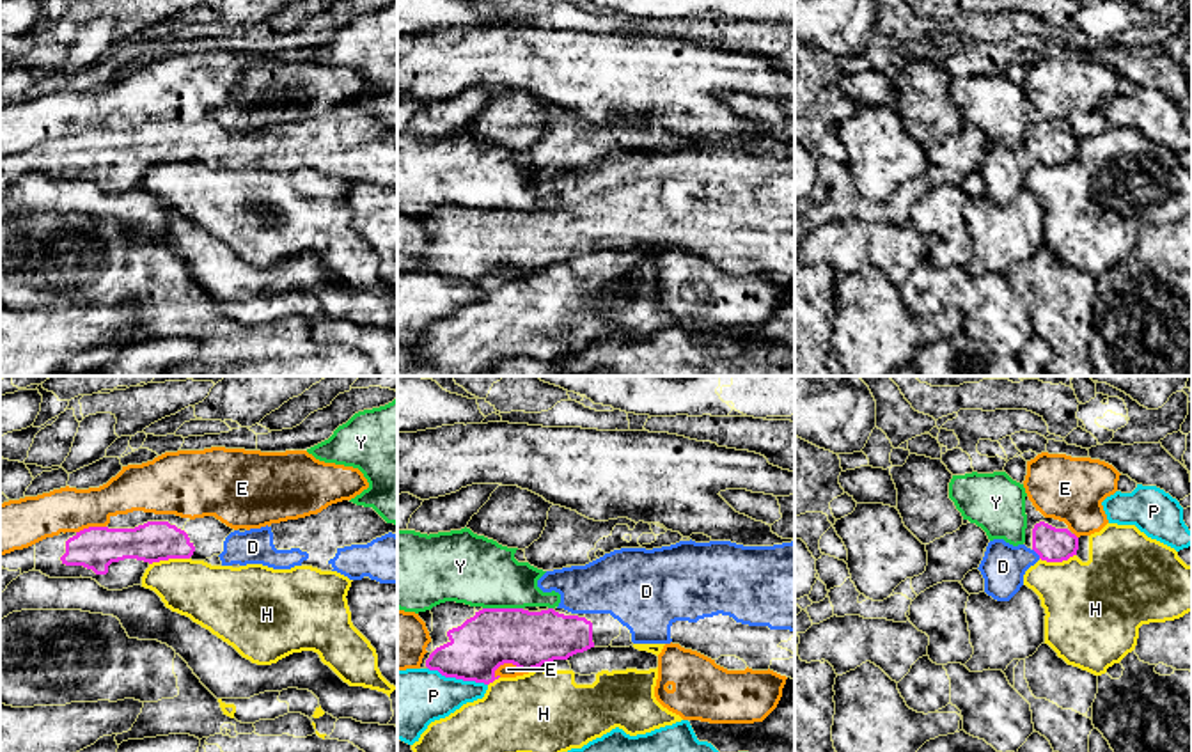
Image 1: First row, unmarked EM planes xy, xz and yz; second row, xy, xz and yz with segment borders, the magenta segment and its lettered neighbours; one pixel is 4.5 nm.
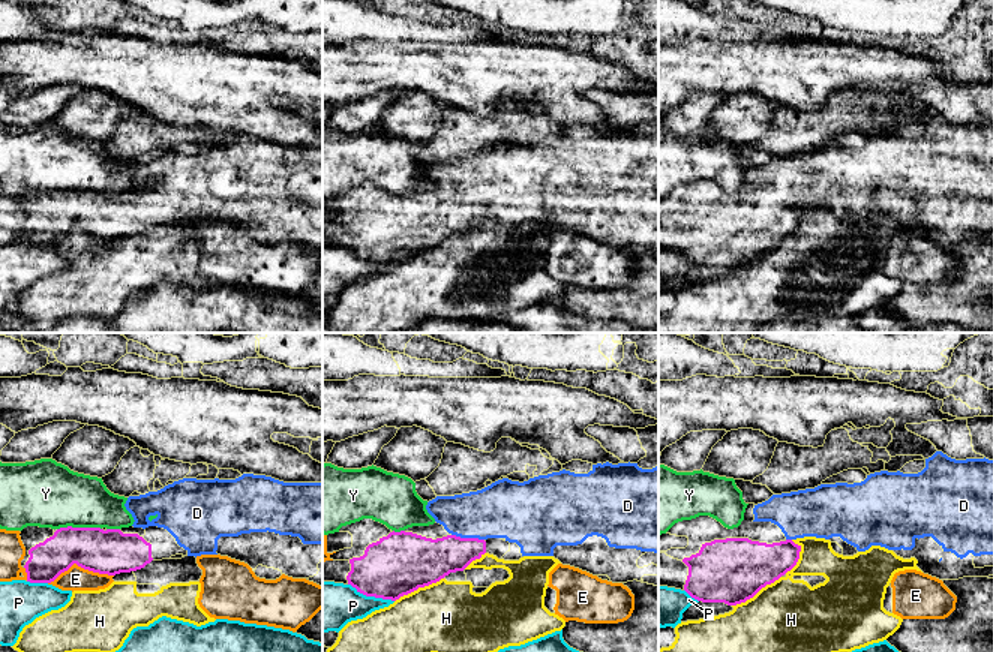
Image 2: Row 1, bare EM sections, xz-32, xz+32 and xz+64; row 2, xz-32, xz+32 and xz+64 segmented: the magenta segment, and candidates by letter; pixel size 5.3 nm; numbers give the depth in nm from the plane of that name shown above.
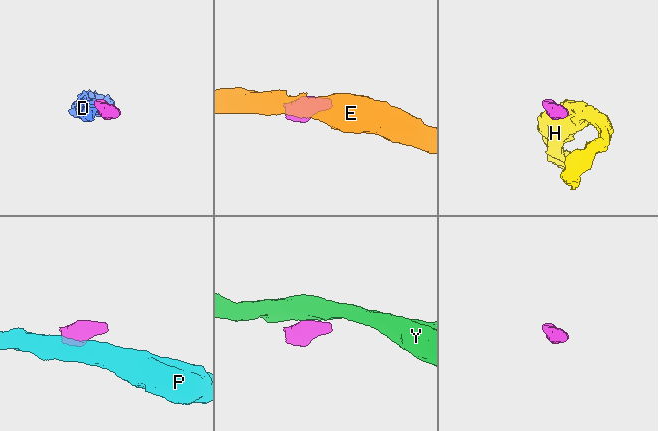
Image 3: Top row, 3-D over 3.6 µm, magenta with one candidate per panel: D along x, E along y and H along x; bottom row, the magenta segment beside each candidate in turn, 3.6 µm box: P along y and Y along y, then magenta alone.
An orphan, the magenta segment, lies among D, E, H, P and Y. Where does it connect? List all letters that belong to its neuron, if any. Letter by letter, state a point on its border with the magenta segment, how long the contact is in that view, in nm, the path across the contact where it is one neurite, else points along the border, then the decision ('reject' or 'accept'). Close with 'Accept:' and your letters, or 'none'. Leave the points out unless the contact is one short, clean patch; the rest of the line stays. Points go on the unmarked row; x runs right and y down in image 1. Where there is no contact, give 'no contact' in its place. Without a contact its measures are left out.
D: yz (1036, 155) | 60 nm | across yz (1054, 148), (1045, 148), (1036, 155), (1003, 169) | accept
E: xz (511, 265) | 190 nm | reject
H: xy (169, 160) | 190 nm | reject
P: xz (458, 281) | 280 nm | along xz (428, 270), (446, 279), (483, 284), (486, 288) | reject
Y: xz (502, 211) | 180 nm | along xz (483, 210), (522, 211) | reject
Accept: D

